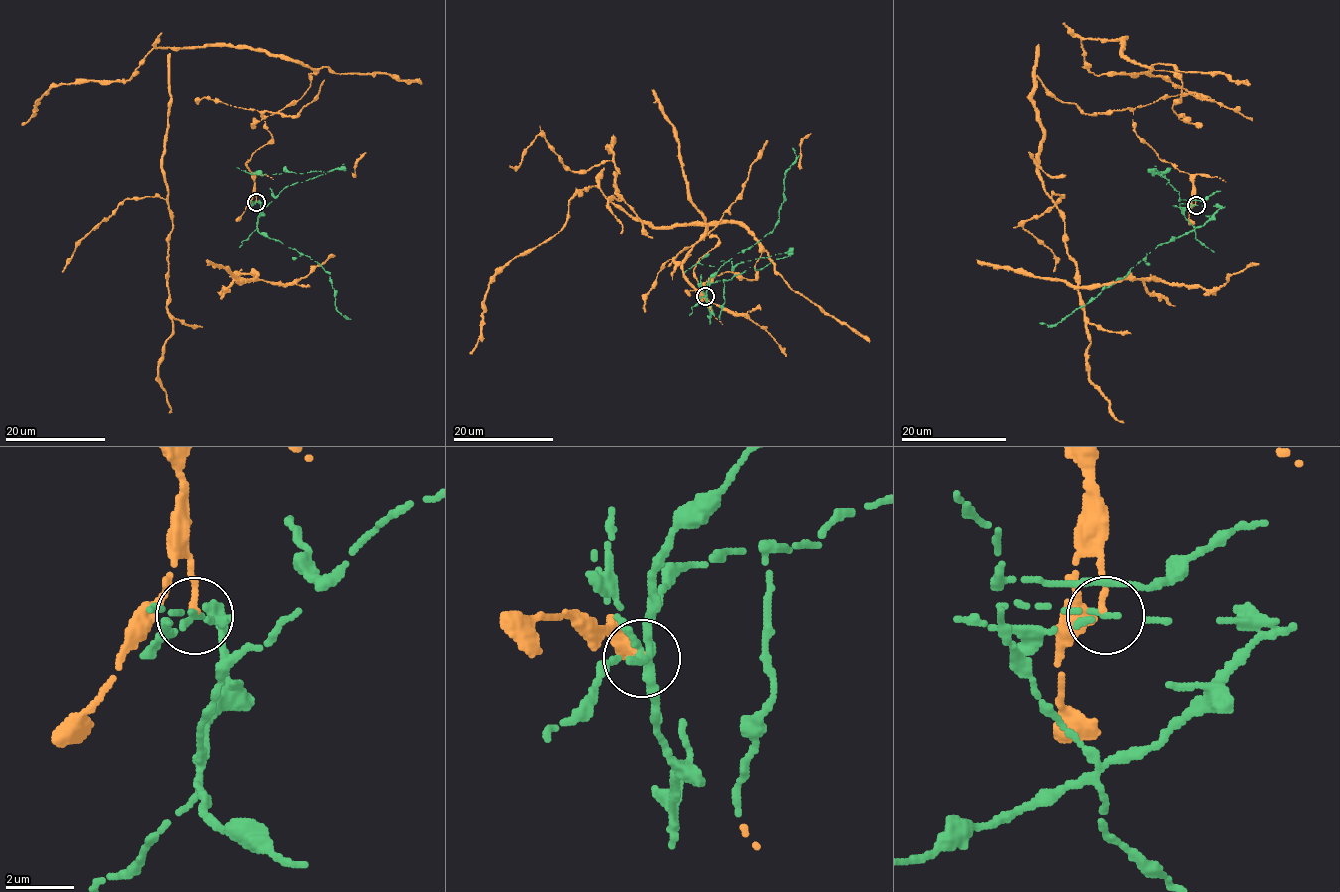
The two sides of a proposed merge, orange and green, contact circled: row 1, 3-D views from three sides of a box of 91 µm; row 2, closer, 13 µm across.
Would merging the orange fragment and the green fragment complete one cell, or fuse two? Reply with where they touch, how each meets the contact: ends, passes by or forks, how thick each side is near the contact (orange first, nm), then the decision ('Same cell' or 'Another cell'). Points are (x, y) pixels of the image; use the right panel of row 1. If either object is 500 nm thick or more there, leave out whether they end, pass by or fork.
Place: (1196, 205). At the ring orange ends. At the ring green ends. Thickness 190 nm (orange) against 200 nm. Another cell

